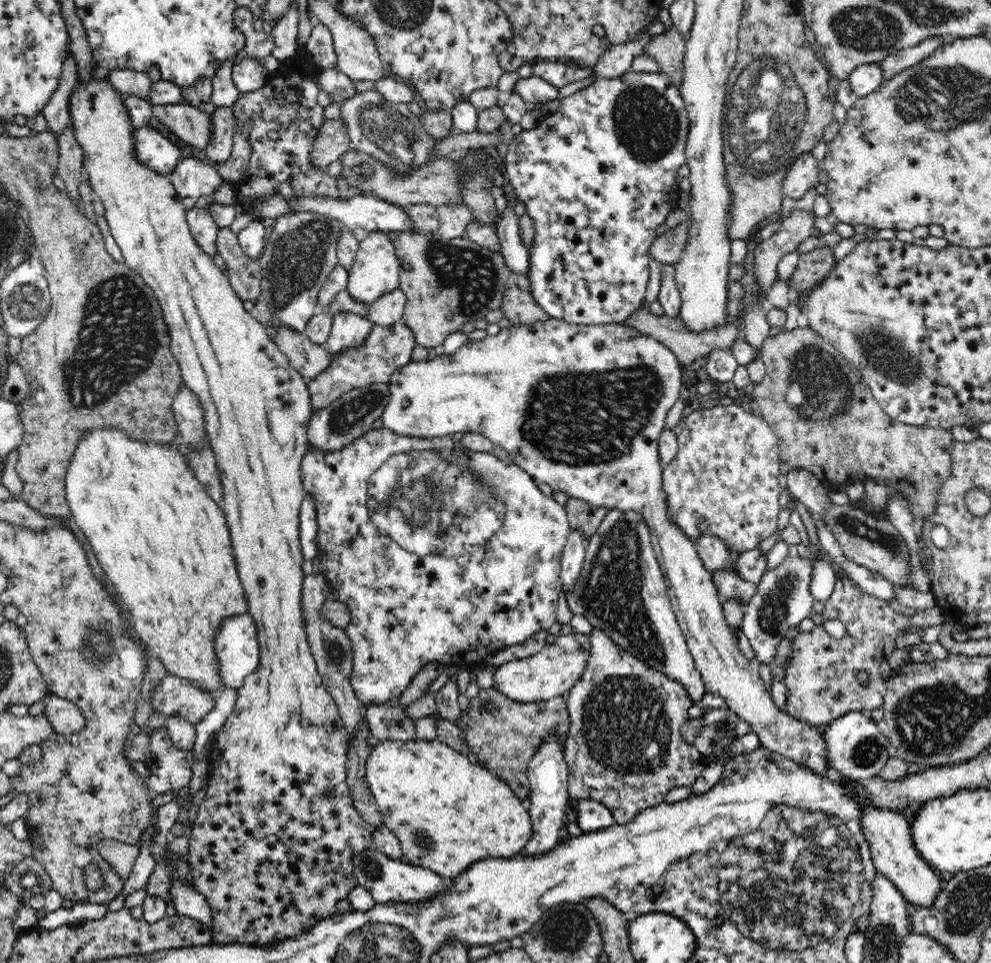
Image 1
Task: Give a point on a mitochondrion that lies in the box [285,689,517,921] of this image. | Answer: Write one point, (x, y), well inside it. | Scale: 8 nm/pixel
(371, 869)

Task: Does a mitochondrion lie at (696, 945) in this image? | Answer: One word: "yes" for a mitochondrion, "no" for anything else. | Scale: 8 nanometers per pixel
no

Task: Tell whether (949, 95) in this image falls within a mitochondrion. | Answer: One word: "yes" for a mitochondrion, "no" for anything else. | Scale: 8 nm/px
yes

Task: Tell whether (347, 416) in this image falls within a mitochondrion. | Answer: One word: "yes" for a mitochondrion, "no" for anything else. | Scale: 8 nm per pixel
yes

